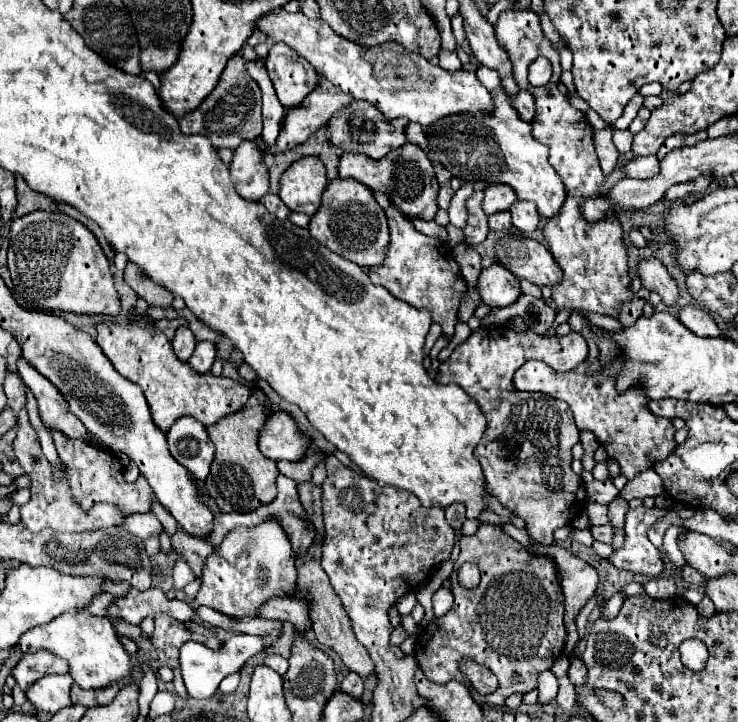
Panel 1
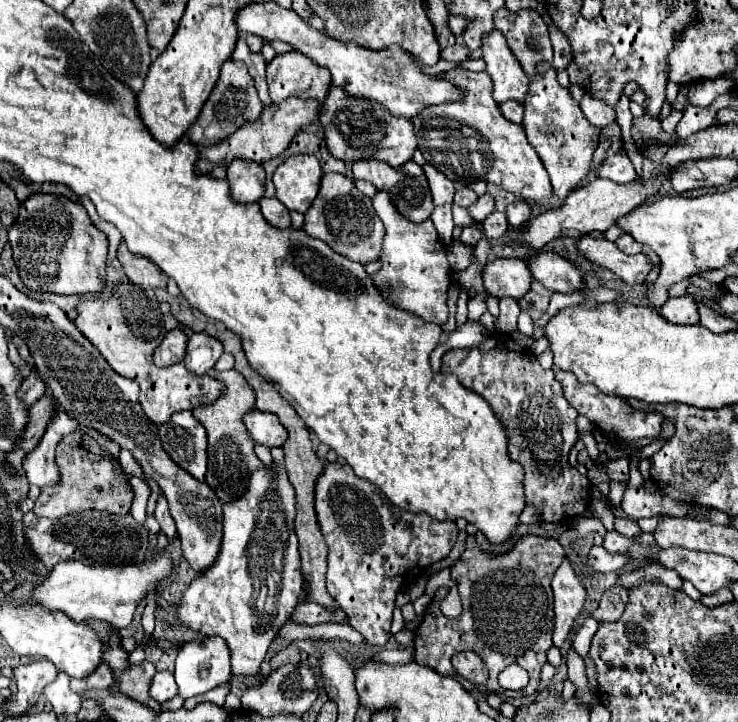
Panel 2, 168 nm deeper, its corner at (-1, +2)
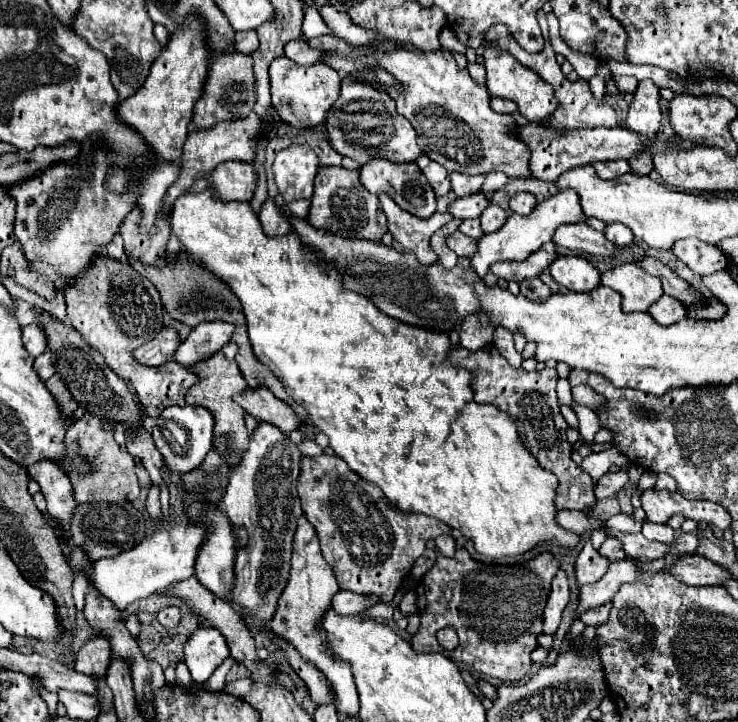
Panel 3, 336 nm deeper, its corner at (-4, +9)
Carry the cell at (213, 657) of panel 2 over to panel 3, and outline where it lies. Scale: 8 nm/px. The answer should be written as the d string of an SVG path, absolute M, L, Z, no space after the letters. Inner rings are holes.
M199 627L185 643L185 665L193 681L207 683L211 673L229 657L229 647L221 633L213 627Z

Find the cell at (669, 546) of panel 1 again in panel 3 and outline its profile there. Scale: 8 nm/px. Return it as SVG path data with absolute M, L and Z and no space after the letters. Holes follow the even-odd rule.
M605 539L605 543L599 547L599 551L603 553L603 557L609 559L609 563L621 561L625 557L625 551L617 539Z

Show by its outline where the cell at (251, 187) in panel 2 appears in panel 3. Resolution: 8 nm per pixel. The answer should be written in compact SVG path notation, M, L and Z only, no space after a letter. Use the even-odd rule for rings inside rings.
M229 161L221 163L209 175L209 189L213 191L215 199L225 203L229 201L251 201L255 191L255 169L249 163Z

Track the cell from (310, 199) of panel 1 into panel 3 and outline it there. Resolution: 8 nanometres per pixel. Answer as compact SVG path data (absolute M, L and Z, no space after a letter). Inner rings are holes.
M291 145L277 153L273 173L285 203L291 203L295 199L311 199L317 169L317 155L305 145Z

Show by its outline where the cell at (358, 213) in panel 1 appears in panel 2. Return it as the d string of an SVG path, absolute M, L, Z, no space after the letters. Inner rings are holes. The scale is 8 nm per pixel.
M324 174L320 182L320 192L304 216L304 230L314 238L324 240L330 248L334 248L334 252L360 264L376 262L380 258L384 224L374 212L372 200L358 192L352 178L342 174Z

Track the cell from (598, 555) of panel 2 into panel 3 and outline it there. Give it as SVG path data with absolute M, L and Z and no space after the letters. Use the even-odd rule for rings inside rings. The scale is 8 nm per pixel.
M587 541L575 561L575 579L577 585L585 585L585 583L593 583L599 581L601 575L607 571L609 561L605 557L601 557L597 553L597 549L593 549L593 545Z

